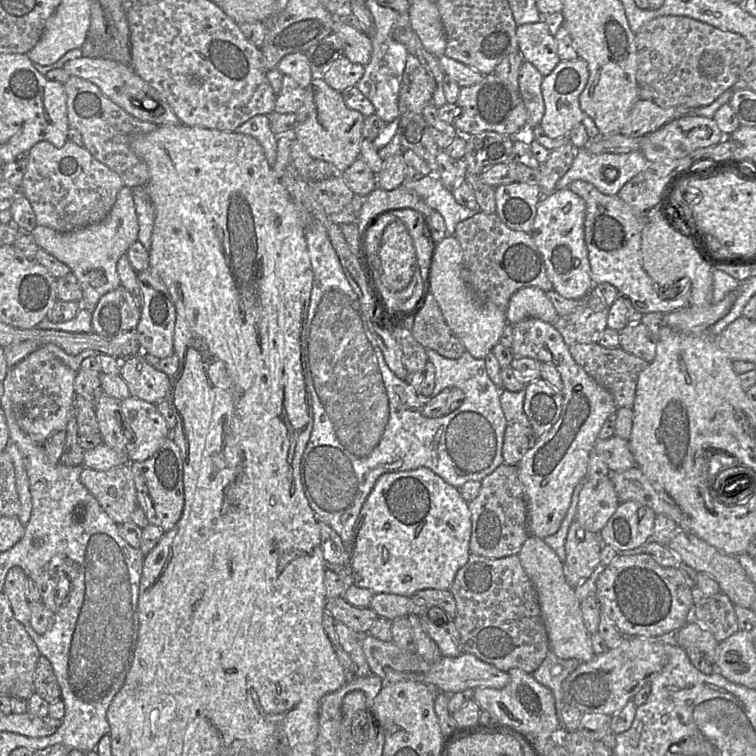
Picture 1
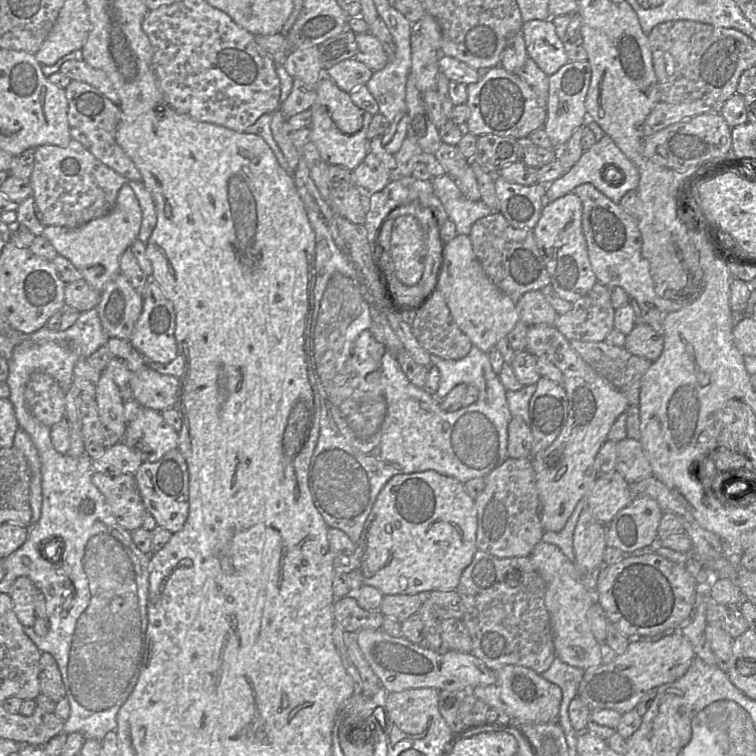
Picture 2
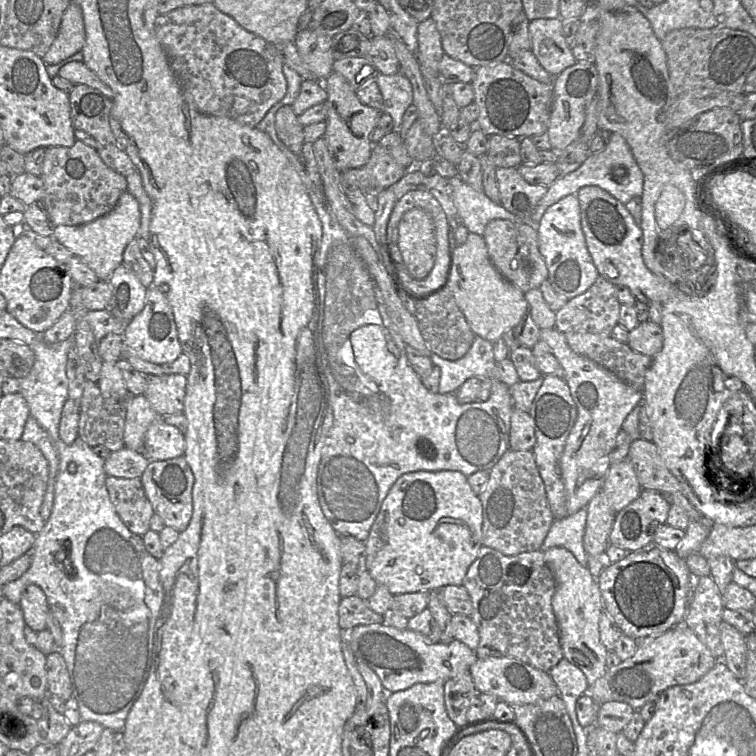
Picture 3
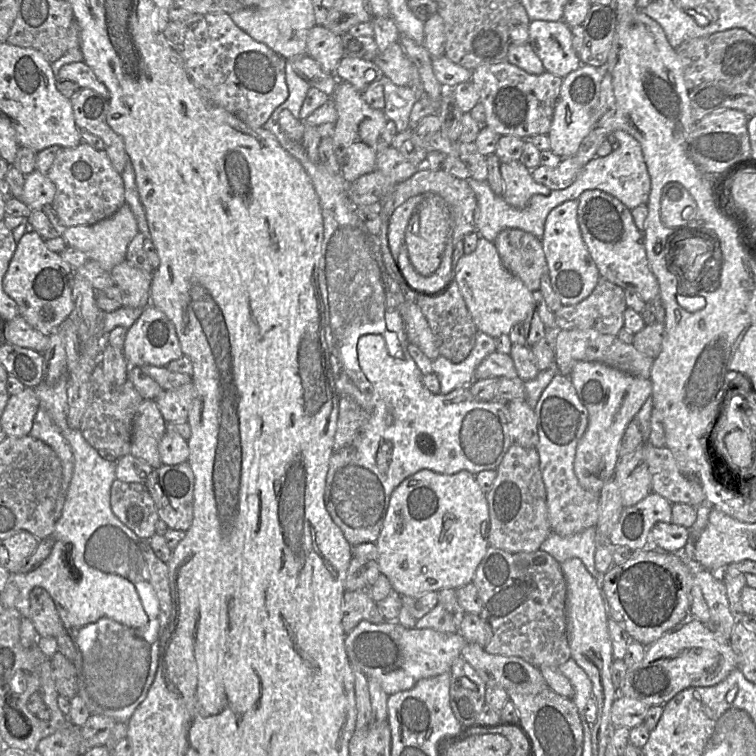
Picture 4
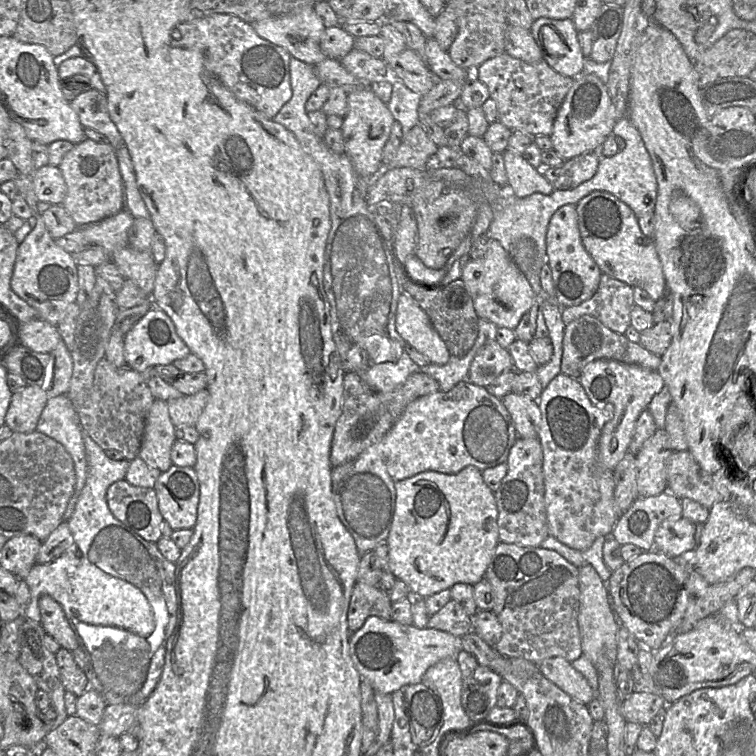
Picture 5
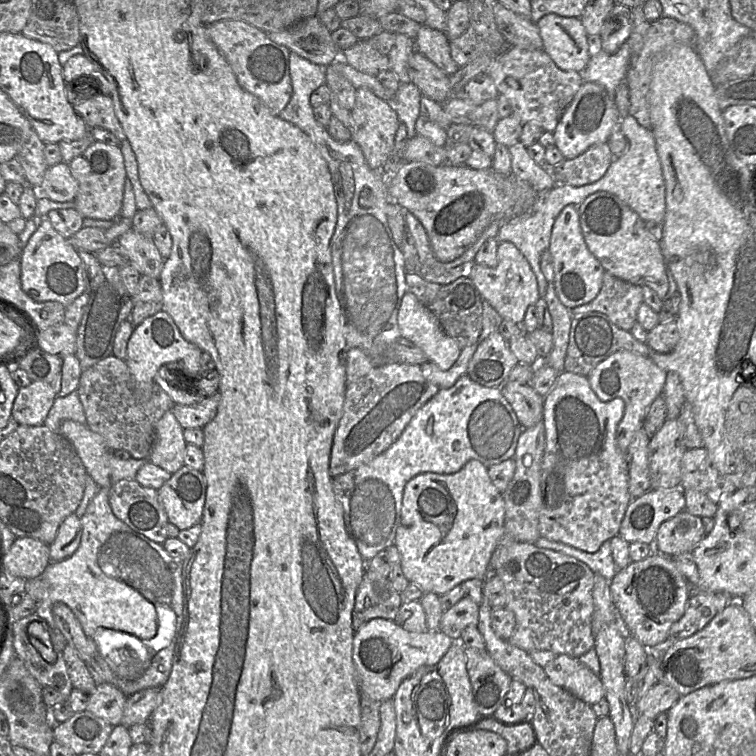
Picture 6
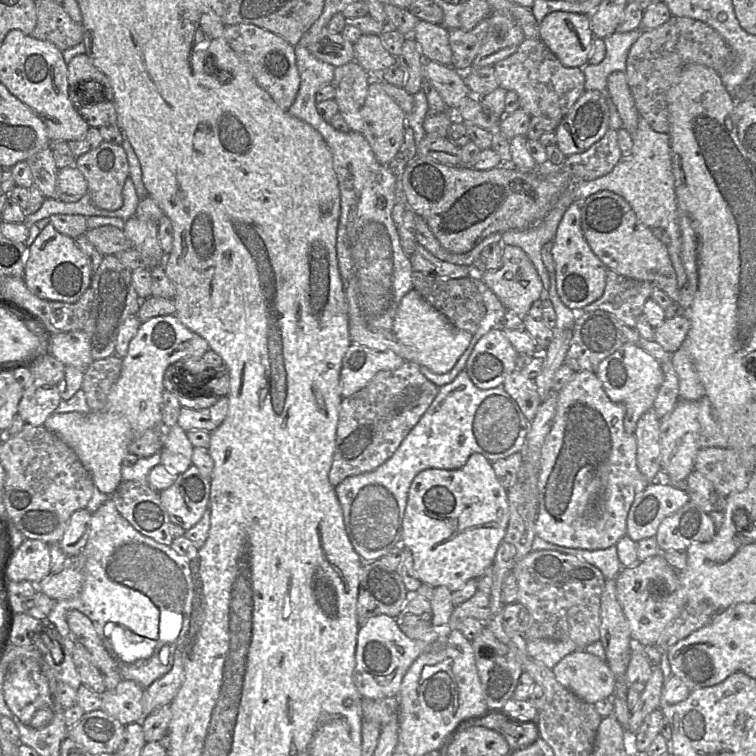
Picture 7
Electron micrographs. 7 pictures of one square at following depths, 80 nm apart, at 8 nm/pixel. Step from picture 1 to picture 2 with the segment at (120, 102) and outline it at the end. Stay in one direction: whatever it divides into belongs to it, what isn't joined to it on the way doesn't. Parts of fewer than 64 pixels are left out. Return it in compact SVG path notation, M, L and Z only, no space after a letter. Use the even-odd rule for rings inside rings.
M68 60L60 66L58 72L70 80L84 82L95 87L113 104L119 106L119 96L106 74L101 70L92 68L85 61Z

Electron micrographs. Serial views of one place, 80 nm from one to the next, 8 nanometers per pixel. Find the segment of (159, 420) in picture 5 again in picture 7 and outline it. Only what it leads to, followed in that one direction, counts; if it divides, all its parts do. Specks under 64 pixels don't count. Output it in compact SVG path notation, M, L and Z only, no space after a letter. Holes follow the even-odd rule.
M177 423L170 429L160 450L160 464L167 467L172 473L181 474L192 464L193 448L186 431Z

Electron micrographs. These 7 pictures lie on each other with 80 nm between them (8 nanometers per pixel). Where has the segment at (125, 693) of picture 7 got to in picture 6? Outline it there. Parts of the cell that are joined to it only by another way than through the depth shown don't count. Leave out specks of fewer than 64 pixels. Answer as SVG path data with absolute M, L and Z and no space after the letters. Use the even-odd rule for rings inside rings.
M111 683L97 685L89 694L87 711L102 718L112 726L120 725L123 716L125 696L116 686Z

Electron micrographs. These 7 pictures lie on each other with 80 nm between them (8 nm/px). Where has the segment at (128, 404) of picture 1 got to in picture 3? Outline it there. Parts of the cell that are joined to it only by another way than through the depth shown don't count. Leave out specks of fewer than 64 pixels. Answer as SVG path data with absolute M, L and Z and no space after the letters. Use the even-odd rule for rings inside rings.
M162 418L156 419L148 427L142 455L149 461L161 461L184 456L184 434Z

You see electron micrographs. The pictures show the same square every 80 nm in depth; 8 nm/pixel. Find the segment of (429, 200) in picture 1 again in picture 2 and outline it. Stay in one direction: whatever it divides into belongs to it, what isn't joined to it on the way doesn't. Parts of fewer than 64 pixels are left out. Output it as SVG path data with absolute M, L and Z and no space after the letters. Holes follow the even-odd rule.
M449 175L431 178L435 196L440 200L448 219L454 223L457 235L468 235L472 225L485 216L499 213L483 201L466 199Z

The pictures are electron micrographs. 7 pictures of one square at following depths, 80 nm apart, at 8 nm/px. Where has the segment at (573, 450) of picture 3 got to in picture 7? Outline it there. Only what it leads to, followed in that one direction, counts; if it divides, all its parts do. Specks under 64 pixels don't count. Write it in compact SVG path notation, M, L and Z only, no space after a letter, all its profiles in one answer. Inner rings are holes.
M625 344L598 365L596 375L608 398L625 406L624 429L634 433L641 416L652 409L663 382L660 363L648 352L635 344Z

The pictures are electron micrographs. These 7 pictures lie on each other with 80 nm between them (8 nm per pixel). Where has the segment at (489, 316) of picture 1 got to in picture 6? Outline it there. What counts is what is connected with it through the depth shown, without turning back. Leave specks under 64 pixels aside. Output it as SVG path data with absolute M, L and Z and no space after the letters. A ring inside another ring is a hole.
M499 242L497 259L495 267L474 264L469 277L482 299L487 301L502 319L521 325L527 308L540 298L536 276L523 254L510 242Z

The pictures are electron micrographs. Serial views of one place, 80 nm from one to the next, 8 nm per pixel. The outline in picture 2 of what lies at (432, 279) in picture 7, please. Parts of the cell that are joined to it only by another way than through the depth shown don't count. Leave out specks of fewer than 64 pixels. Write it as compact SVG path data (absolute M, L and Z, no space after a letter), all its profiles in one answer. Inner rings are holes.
M438 291L415 313L411 329L426 351L442 359L462 359L473 346L455 323L443 295Z

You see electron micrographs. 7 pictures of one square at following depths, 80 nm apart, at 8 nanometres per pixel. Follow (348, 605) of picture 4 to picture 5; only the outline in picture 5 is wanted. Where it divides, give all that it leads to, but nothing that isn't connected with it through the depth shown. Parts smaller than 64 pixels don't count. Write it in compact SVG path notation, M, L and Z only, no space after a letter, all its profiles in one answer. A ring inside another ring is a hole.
M357 582L351 595L347 615L350 633L358 631L370 616L392 620L392 601L379 587Z

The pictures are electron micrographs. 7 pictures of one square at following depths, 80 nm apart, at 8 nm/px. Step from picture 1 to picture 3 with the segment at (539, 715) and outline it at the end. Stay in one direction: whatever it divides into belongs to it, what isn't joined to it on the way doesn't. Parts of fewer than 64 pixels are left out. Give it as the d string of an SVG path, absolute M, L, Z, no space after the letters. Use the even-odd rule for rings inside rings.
M487 657L478 658L470 667L476 689L488 693L509 705L536 704L559 694L558 687L547 672L515 658Z

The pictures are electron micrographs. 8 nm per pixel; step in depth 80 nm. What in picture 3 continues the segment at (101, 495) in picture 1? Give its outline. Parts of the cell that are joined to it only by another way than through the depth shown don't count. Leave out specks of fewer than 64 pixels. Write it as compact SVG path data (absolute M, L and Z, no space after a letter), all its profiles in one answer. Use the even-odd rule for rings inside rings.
M107 476L106 488L116 513L125 526L141 537L150 530L150 519L154 515L140 478L118 478Z

